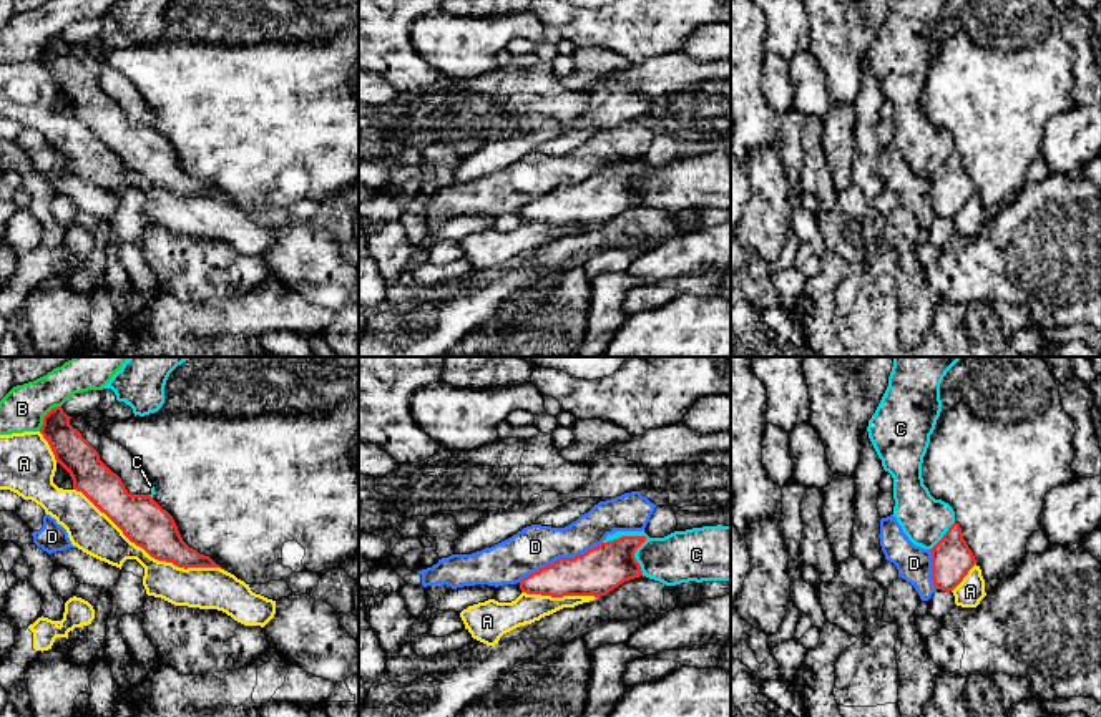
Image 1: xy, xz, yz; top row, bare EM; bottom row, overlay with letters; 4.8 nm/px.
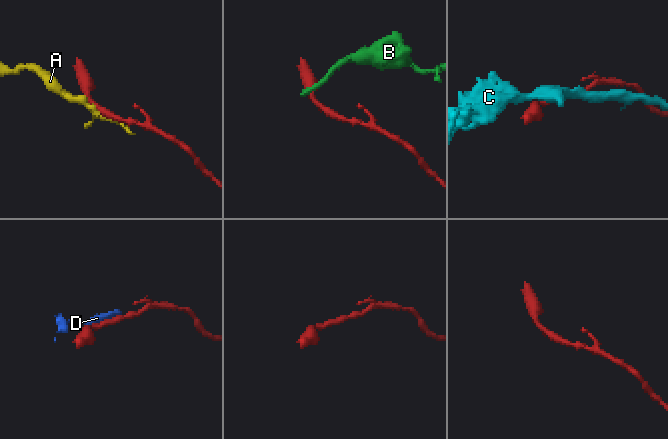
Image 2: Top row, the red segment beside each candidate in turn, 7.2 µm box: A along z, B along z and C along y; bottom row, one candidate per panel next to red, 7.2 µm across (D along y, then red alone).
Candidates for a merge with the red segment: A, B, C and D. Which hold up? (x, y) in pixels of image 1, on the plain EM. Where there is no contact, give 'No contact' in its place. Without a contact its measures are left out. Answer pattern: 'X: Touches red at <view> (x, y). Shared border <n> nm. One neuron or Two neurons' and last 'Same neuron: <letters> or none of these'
A: Touches red at xy (148, 181). Shared border 800 nm. Two neurons
B: Touches red at xy (45, 43). Shared border 170 nm. Two neurons
C: Touches red at xz (643, 165). Shared border 260 nm. Two neurons
D: Touches red at xz (560, 186). Shared border 460 nm. Two neurons
Same neuron: none of these

